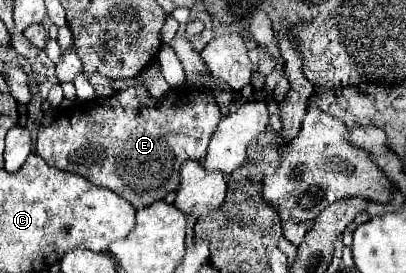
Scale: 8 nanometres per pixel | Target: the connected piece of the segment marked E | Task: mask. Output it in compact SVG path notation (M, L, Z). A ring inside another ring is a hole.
M182 85L178 89L172 89L162 99L154 99L144 87L130 87L124 91L116 91L108 99L96 97L86 103L76 101L74 105L60 109L50 125L40 127L36 139L36 153L50 167L80 175L98 187L106 187L138 209L148 207L154 201L164 199L170 191L178 189L180 165L188 159L202 161L206 157L210 135L216 131L220 117L222 113L218 109L218 103L206 89Z

